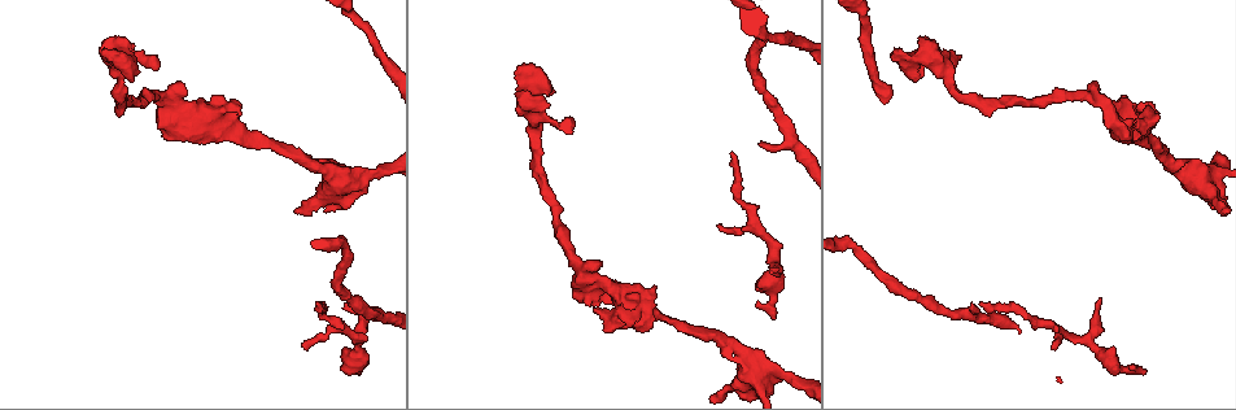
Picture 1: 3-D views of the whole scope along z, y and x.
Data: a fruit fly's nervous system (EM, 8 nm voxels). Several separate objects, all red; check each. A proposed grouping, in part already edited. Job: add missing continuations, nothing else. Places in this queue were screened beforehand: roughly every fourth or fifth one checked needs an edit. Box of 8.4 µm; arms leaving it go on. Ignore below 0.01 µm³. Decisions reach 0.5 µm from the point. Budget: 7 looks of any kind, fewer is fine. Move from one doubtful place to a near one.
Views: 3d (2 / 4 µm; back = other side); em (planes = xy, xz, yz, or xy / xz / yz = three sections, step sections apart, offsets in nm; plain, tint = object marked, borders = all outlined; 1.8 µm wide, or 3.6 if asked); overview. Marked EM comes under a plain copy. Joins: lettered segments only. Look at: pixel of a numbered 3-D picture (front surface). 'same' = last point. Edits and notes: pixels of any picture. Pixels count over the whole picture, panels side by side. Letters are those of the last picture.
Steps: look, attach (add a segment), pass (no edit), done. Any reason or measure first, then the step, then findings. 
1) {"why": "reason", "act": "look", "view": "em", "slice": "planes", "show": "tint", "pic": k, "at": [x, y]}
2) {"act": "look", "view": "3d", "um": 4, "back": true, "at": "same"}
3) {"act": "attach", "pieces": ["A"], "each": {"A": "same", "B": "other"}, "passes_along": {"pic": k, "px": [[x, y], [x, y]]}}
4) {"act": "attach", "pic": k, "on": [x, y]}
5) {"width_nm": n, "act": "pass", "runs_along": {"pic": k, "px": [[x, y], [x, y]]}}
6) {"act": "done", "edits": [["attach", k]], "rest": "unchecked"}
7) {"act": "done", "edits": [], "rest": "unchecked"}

{"why": "branch stops here", "act": "look", "view": "em", "slice": "xy", "step": 16, "show": "tint", "pic": 1, "at": [971, 310]}

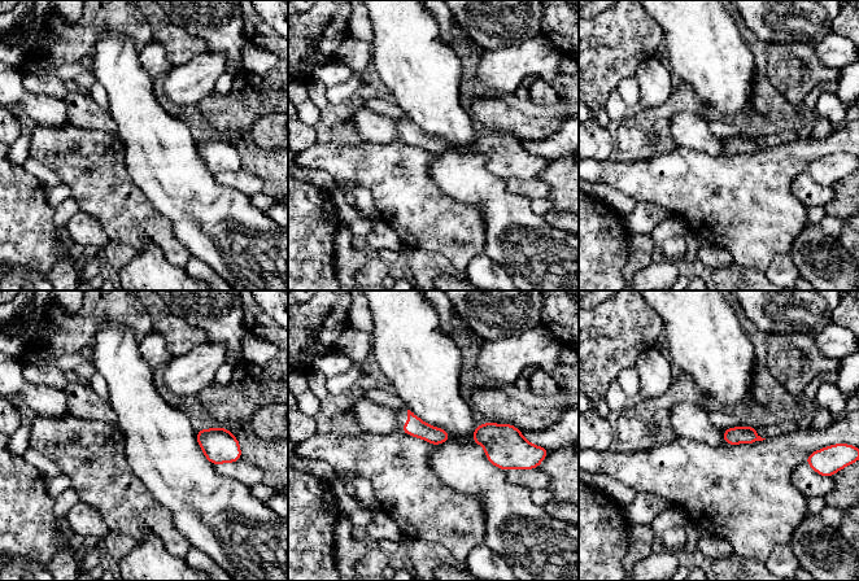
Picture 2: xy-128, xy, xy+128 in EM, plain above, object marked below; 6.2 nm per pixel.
{"act": "look", "view": "em", "slice": "planes", "show": "borders", "at": "same"}

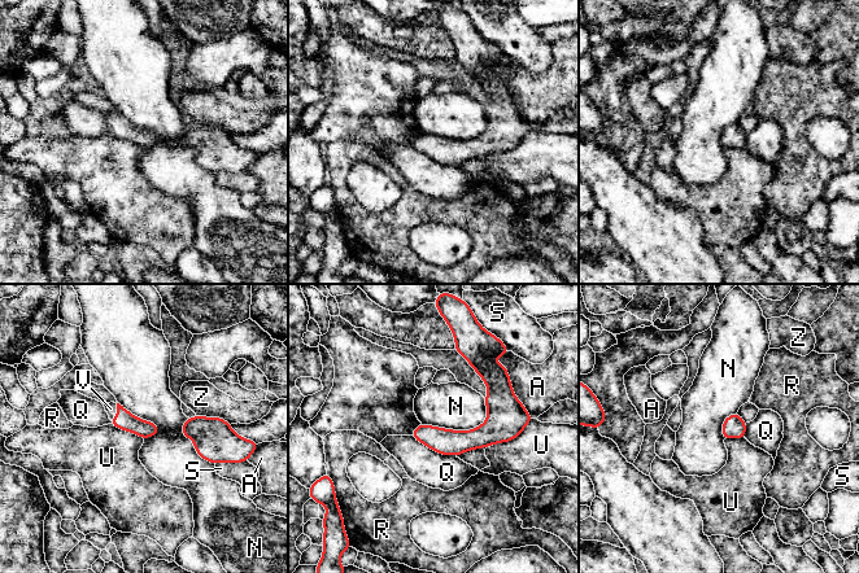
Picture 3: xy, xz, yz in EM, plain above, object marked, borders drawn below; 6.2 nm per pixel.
{"act": "attach", "pieces": ["V"], "each": {"A": "other", "N": "other", "Q": "other", "R": "other", "S": "other", "U": "other", "V": "same", "Z": "other"}, "passes_along": {"pic": 3, "px": [[125, 420], [117, 412], [110, 409]]}, "found": "the neuron continues"}

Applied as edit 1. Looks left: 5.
{"why": "free end", "act": "look", "view": "3d", "um": 2, "back": true, "pic": 1, "at": [1100, 301]}

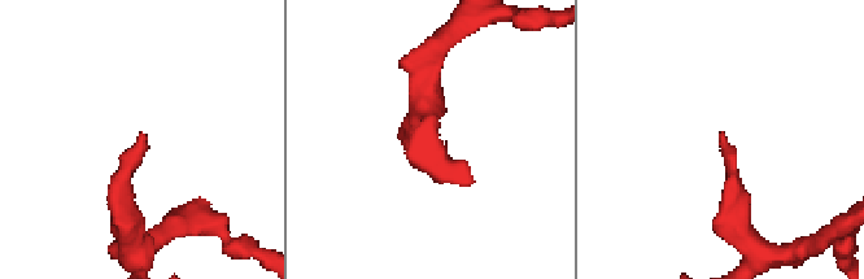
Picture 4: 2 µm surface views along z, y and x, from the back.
{"why": "shape alone is not enough", "act": "look", "view": "em", "um": 3.6, "slice": "yz", "step": 4, "show": "borders", "pic": 4, "at": [720, 134]}

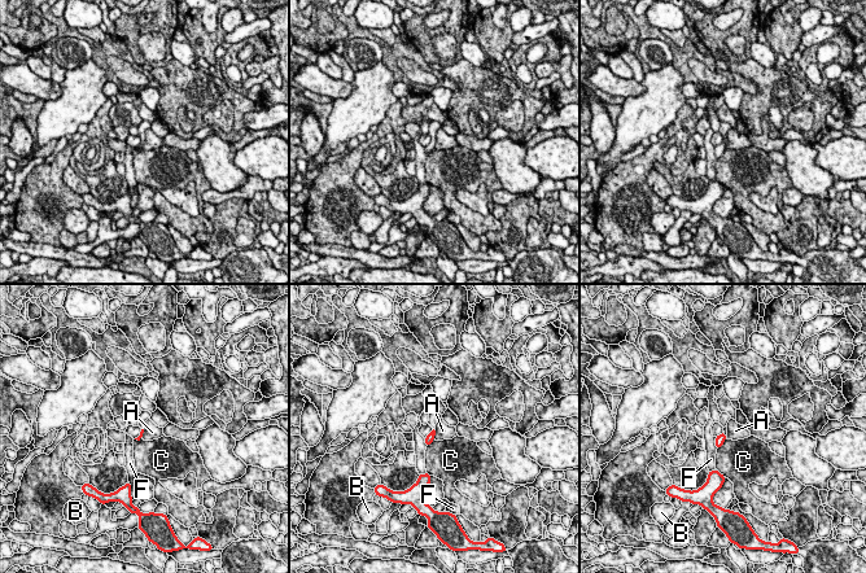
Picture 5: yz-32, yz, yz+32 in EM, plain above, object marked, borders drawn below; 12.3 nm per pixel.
{"longest_contact_nm": ["C", 170], "act": "pass", "each": {"A": "other", "B": "other", "C": "other", "F": "other"}, "border": {"pic": 5, "px": [[436, 428], [433, 438]]}, "found": "none of them fits"}

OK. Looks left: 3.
{"why": "sudden change in width", "act": "look", "view": "em", "slice": "yz", "step": 16, "show": "tint", "pic": 1, "at": [1198, 182]}

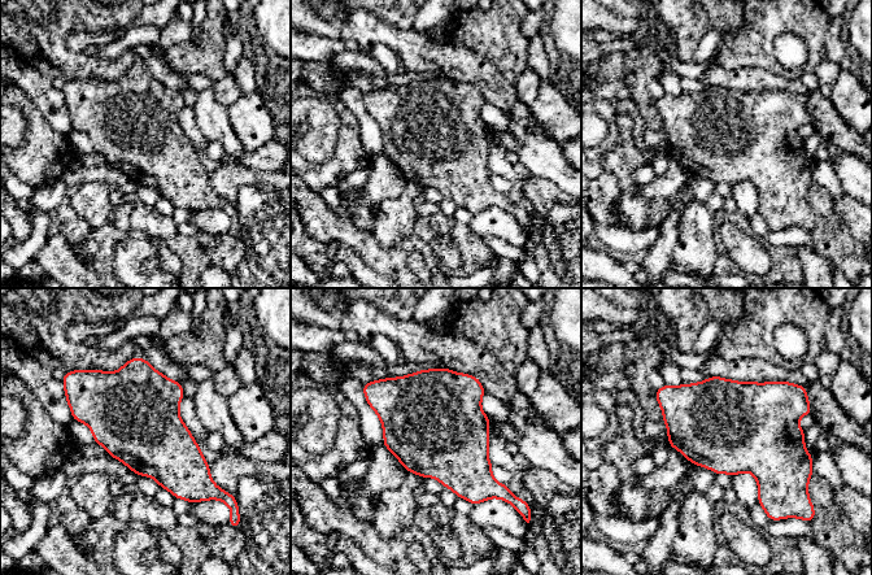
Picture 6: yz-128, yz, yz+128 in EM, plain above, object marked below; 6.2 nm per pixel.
{"act": "look", "view": "em", "slice": "planes", "show": "borders", "at": "same"}

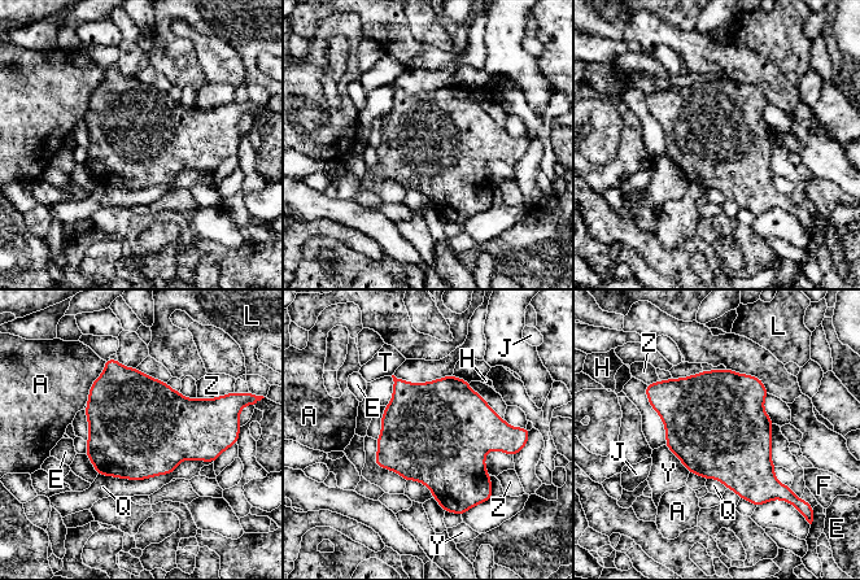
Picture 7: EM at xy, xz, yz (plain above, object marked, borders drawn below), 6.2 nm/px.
{"longest_contact_nm": ["Q", 750], "act": "pass", "each": {"A": "other", "E": "other", "F": "other", "H": "other", "J": "other", "L": "other", "Q": "other", "T": "other", "Y": "other", "Z": "other"}, "border": {"pic": 7, "px": [[213, 461], [143, 479], [97, 475]]}, "found": "none of them fits"}

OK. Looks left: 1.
{"act": "done", "edits": [["attach", 3]], "rest": "unchecked"}

